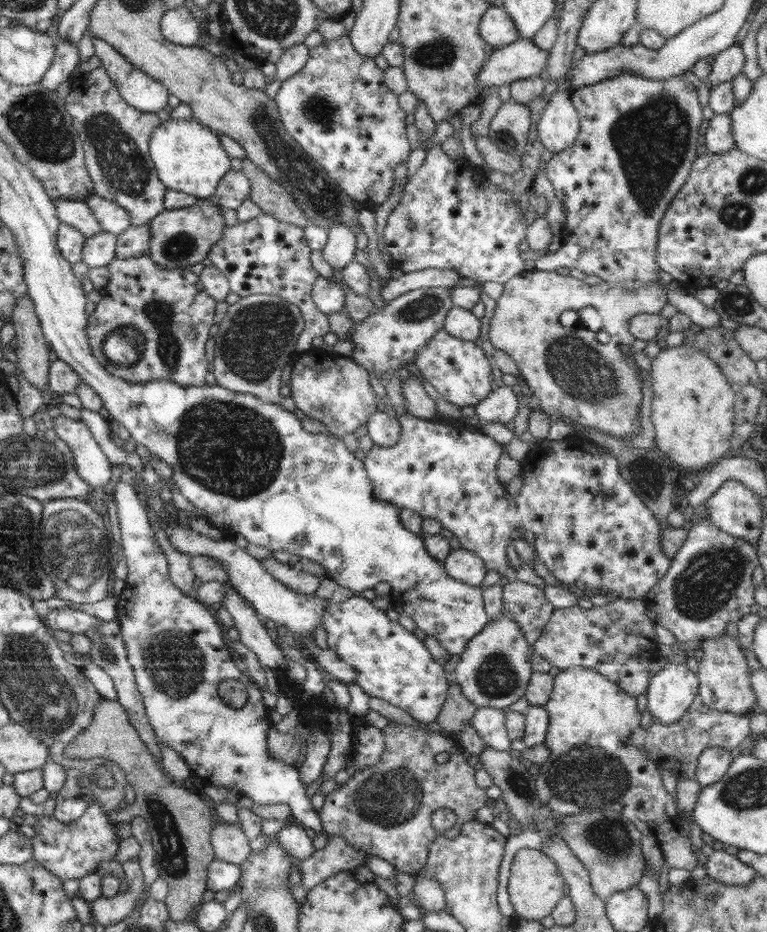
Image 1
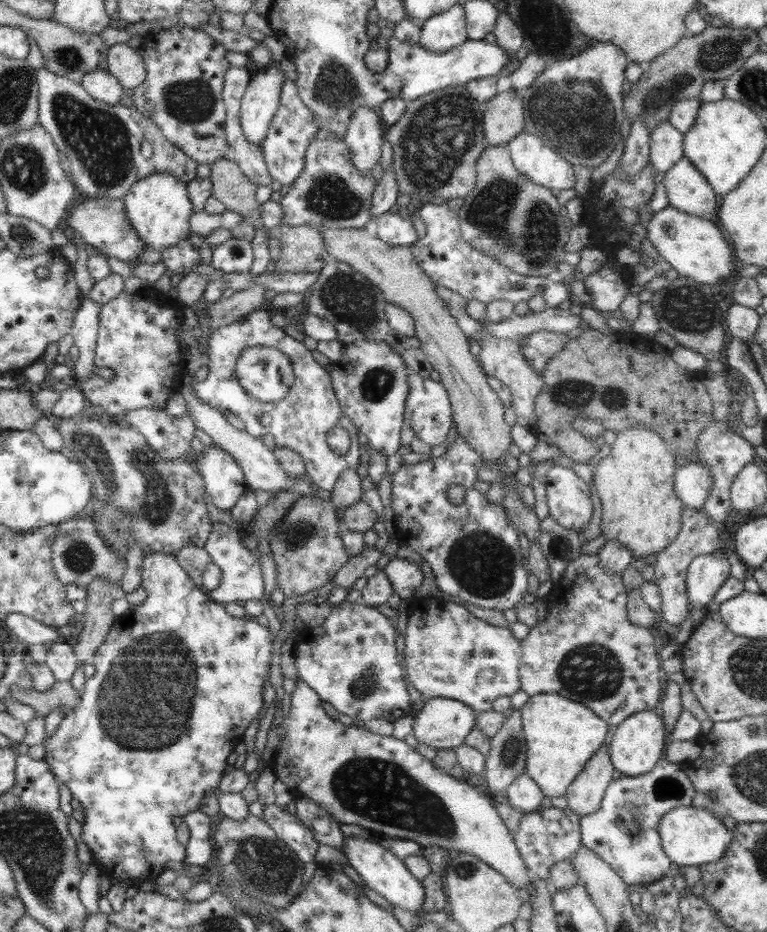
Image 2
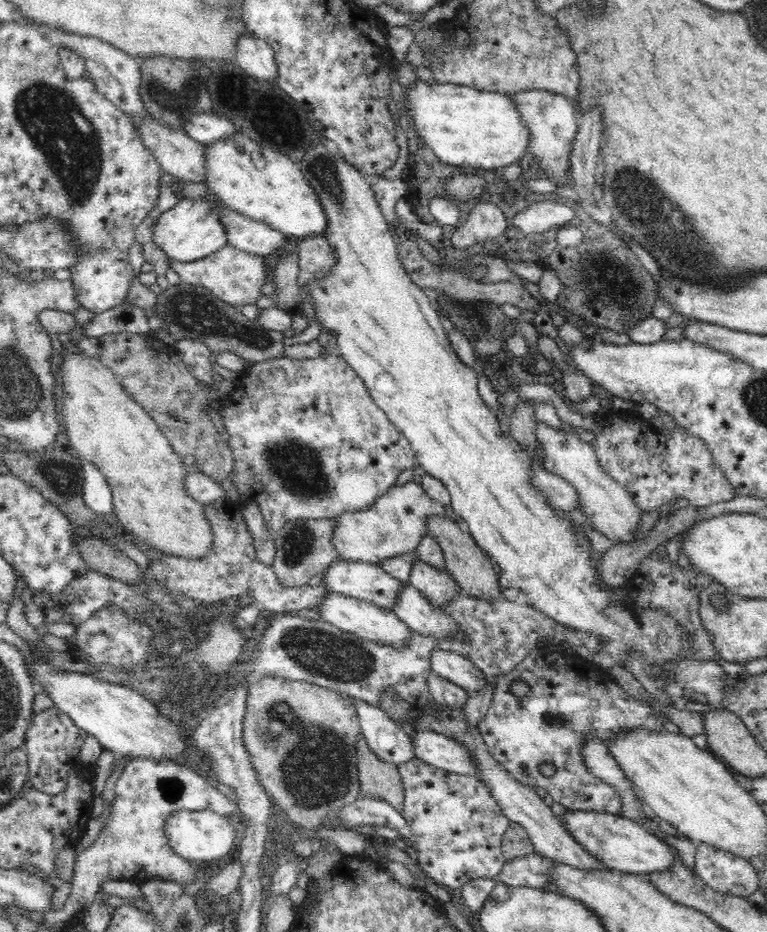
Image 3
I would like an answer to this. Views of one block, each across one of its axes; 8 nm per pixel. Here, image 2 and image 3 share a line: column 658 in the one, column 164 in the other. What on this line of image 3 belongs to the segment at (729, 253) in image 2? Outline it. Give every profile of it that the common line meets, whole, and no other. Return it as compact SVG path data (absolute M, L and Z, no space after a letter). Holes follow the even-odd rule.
M212 192L210 193L210 196L208 196L208 198L202 198L202 200L190 200L189 198L181 199L180 201L178 201L178 204L175 204L172 208L165 210L159 216L159 218L157 218L156 220L150 220L150 226L152 229L152 241L151 242L156 243L156 245L158 245L158 247L160 247L160 249L162 249L164 253L166 253L166 257L168 257L169 261L178 261L178 262L194 262L196 260L201 260L201 259L204 259L206 256L211 256L213 253L216 253L218 250L225 248L228 245L228 238L227 238L224 225L220 222L219 212L215 210L215 208L217 207L218 201L222 203L221 200L219 200L219 198L215 196L215 194L212 194Z

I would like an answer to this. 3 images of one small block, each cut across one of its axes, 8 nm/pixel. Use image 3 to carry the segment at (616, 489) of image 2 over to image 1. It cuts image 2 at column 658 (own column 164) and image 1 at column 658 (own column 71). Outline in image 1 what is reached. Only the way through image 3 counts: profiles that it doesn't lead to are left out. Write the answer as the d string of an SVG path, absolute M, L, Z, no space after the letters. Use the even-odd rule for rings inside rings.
M690 345L666 347L652 359L651 382L655 446L687 470L702 472L720 461L734 434L736 394L718 363Z

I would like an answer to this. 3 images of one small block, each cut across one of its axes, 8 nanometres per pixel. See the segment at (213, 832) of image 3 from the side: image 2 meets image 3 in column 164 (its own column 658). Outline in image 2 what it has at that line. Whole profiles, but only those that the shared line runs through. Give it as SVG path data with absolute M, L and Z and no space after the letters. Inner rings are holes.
M680 805L666 812L660 819L658 832L663 851L669 856L674 867L701 866L718 860L730 846L731 831L707 808Z

